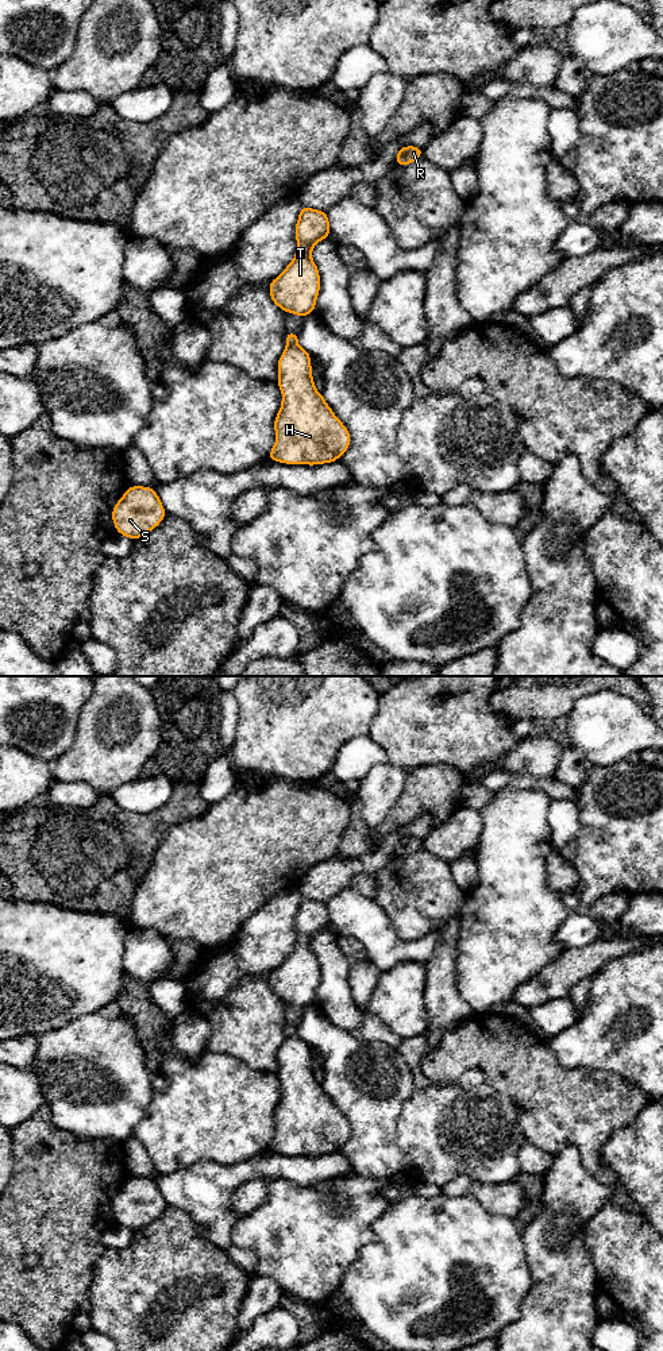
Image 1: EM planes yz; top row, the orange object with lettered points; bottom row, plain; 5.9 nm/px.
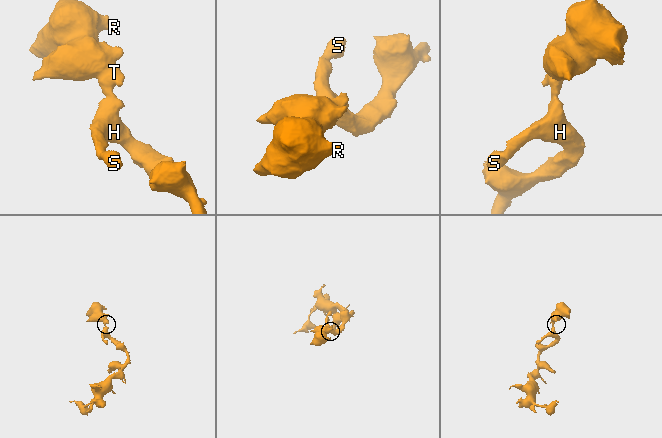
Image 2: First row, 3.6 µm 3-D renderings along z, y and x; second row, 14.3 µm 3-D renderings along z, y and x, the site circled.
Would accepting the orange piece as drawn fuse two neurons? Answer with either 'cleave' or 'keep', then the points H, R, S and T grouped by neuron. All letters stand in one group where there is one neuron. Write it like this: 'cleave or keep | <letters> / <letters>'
cleave | H S / R T

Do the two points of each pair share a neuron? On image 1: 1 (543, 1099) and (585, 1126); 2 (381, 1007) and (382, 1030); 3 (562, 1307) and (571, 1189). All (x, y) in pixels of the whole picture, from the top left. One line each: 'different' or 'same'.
1: same
2: different
3: same

